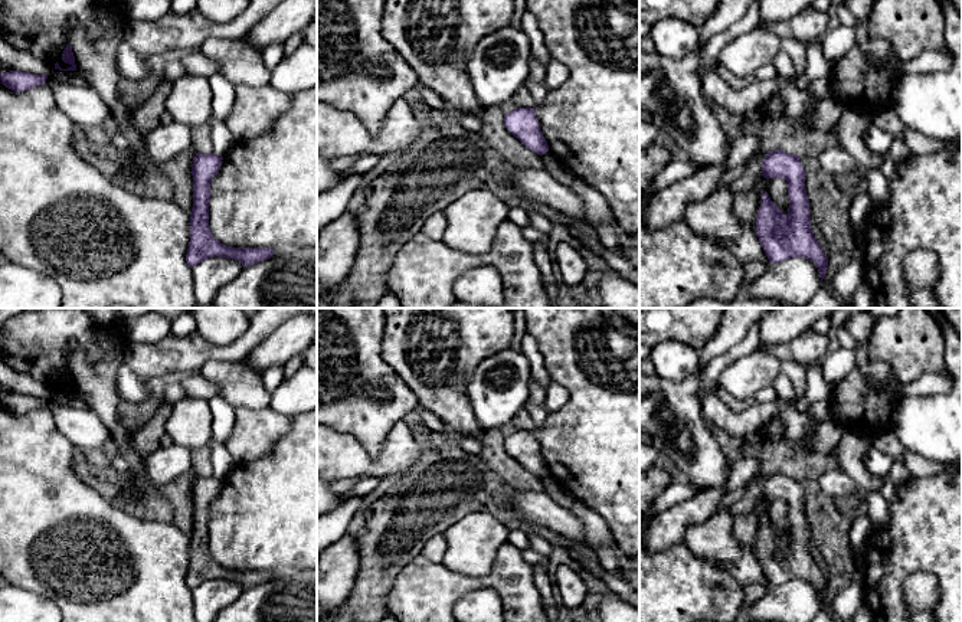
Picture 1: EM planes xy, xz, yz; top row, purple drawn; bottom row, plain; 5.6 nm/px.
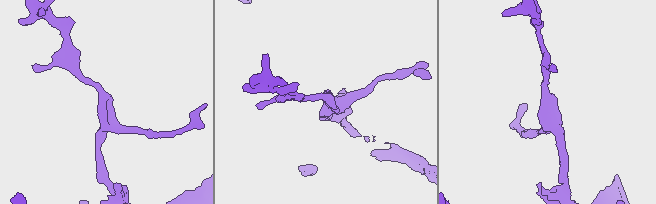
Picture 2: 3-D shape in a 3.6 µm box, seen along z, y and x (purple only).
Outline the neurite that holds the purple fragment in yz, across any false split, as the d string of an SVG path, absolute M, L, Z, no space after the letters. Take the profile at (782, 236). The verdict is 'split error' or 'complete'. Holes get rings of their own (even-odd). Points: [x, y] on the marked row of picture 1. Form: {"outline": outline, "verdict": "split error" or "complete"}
{"outline": "M782 148L768 151L762 161L762 176L765 179L785 179L789 197L789 207L785 215L768 193L762 194L756 215L756 236L769 262L779 263L791 258L809 259L818 268L822 281L828 256L822 252L811 227L805 171L799 157Z", "verdict": "complete"}

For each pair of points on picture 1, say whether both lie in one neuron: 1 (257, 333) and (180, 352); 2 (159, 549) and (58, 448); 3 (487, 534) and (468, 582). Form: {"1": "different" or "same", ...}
{"1": "same", "2": "same", "3": "different"}

